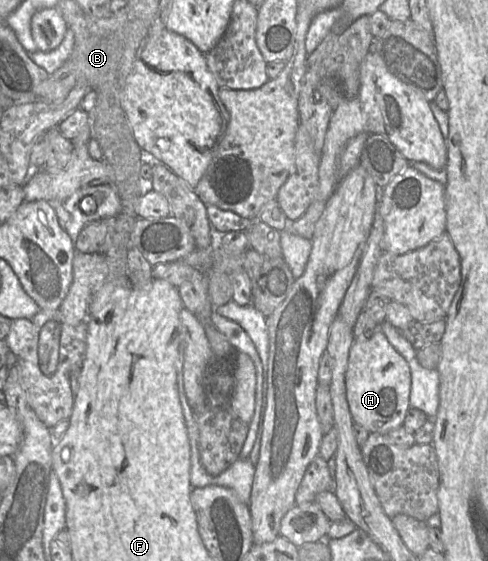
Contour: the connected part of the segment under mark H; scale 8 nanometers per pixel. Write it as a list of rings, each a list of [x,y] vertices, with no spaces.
[[[381,330],[374,331],[368,340],[353,342],[349,352],[345,385],[354,423],[364,427],[369,433],[380,434],[402,426],[410,408],[410,367]]]

